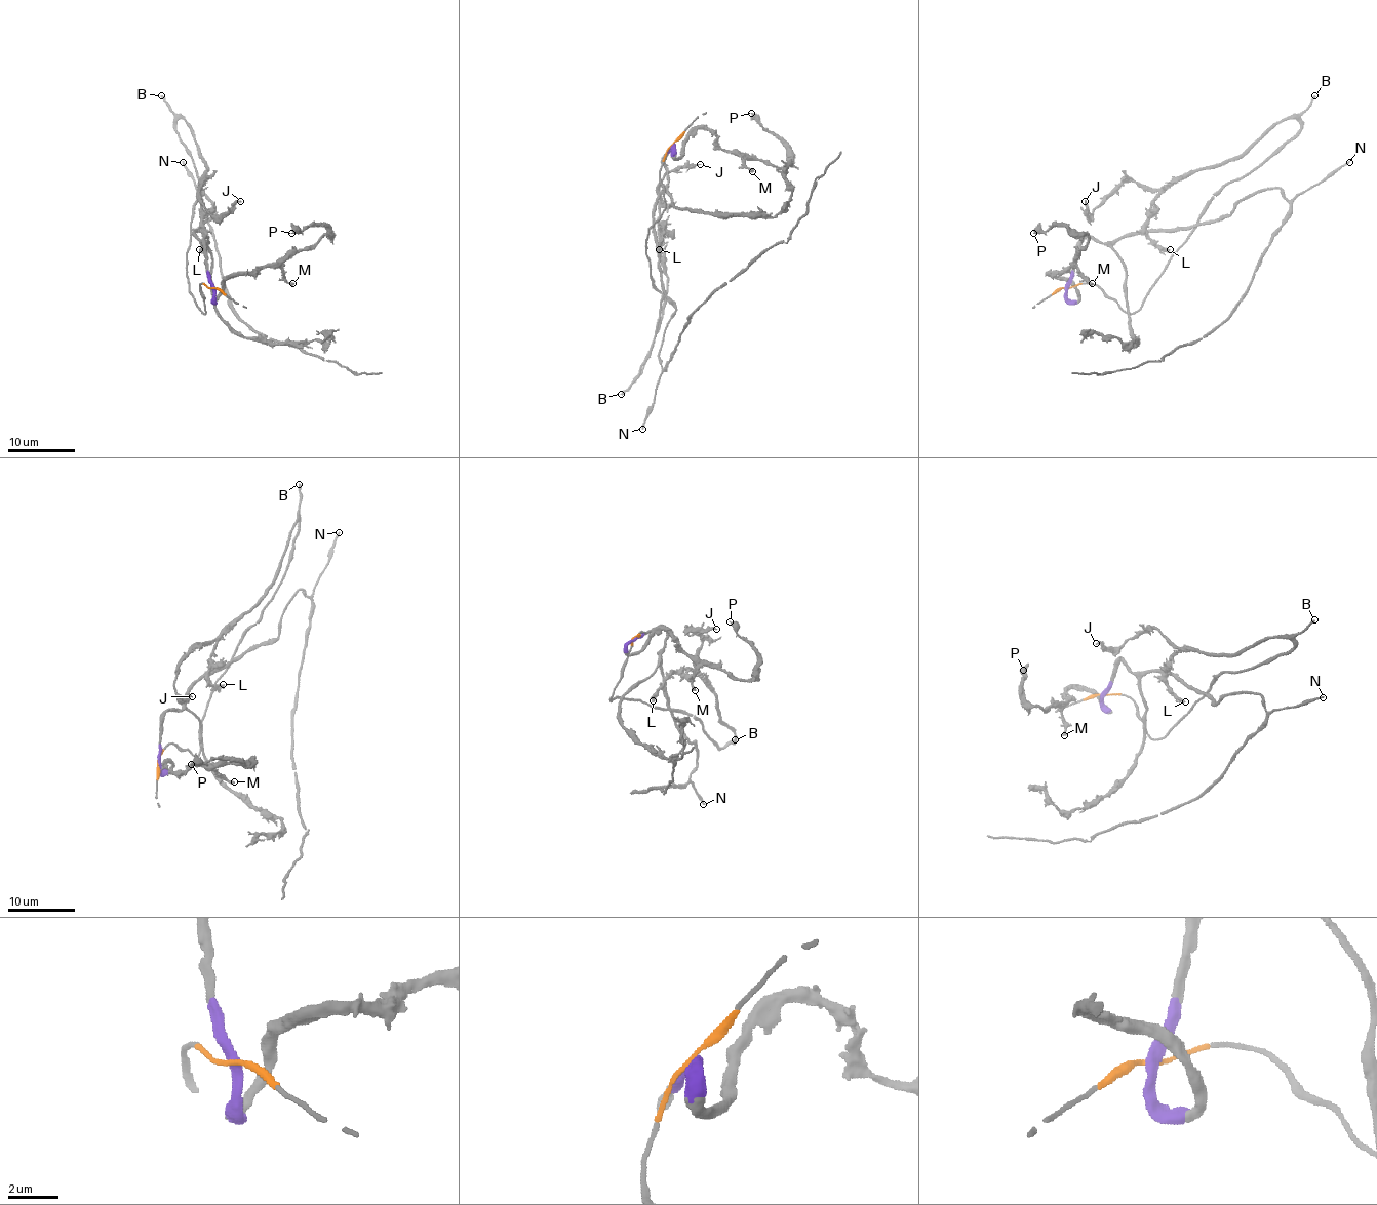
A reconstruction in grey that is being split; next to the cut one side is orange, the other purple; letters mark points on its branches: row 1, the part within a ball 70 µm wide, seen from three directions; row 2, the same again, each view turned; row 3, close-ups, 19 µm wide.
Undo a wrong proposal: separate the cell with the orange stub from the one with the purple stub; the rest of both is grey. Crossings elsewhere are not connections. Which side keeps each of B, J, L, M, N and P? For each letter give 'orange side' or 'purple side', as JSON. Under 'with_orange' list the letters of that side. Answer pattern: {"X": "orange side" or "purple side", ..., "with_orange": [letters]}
{"B": "orange side", "J": "orange side", "L": "orange side", "M": "purple side", "N": "purple side", "P": "purple side", "with_orange": ["B", "J", "L"]}

